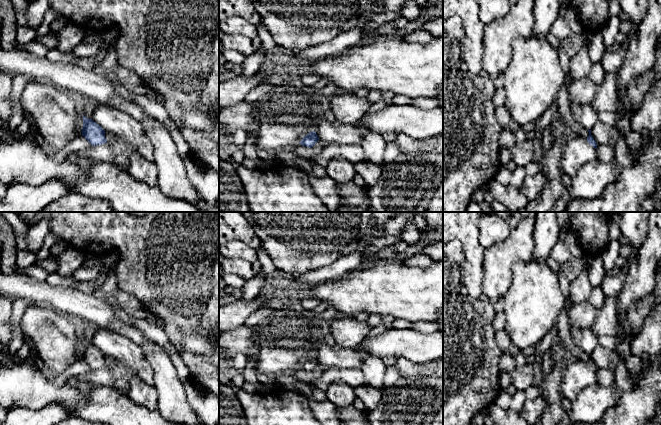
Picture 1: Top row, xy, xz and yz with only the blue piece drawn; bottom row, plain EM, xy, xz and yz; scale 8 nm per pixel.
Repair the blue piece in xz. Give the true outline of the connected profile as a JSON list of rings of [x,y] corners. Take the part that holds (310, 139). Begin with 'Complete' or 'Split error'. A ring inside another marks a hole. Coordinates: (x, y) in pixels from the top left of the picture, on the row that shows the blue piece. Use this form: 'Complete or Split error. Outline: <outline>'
Complete. Outline: [[[311,131],[299,142],[302,146],[312,148],[316,142],[319,141],[319,137],[316,132]]]

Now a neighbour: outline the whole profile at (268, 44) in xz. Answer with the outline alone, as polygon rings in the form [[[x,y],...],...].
[[[263,25],[257,26],[256,28],[258,36],[261,38],[261,48],[266,53],[275,51],[279,46],[275,43],[267,29]]]

